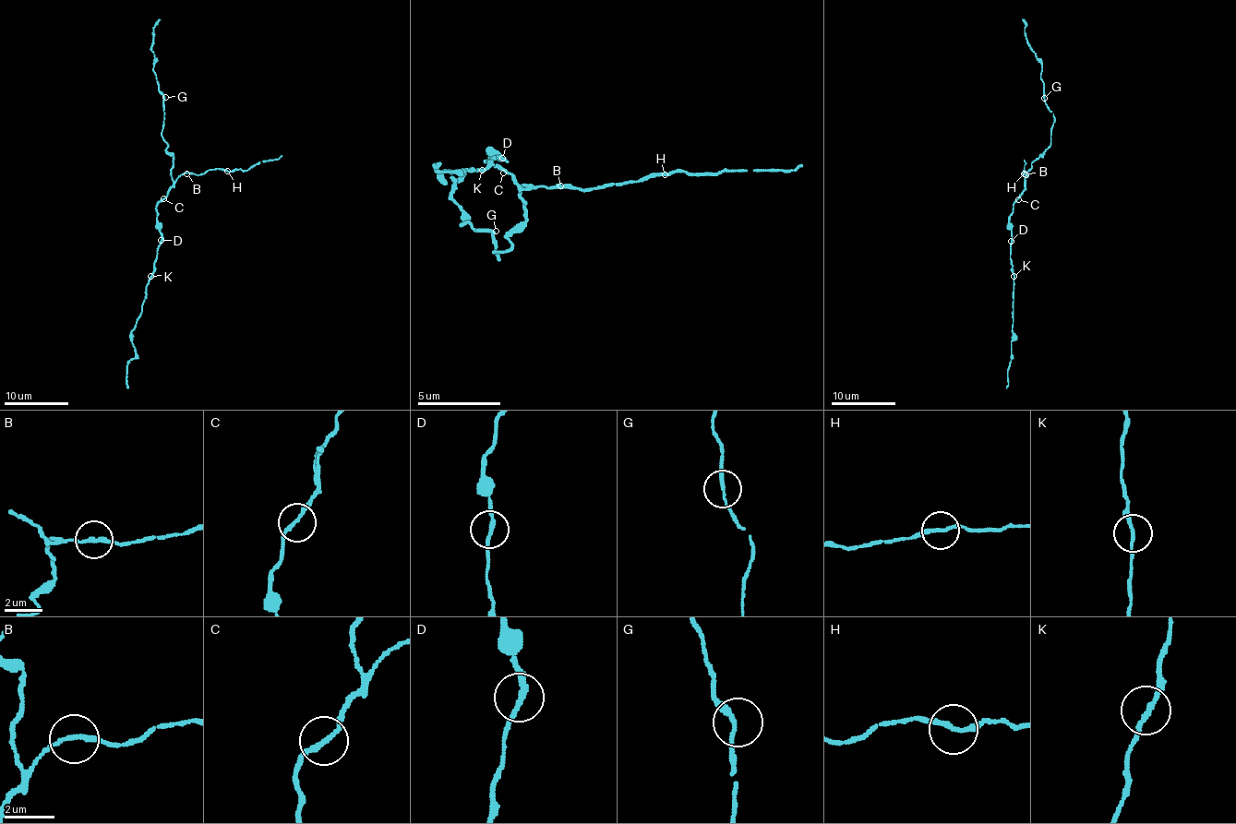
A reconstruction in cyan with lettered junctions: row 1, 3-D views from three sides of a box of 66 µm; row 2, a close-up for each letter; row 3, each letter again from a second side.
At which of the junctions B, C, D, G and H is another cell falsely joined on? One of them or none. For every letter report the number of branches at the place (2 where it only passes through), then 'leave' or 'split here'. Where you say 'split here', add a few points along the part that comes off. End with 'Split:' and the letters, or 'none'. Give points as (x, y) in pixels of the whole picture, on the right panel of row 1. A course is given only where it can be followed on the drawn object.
B: 2 branches meet; leave
C: 2 branches meet; leave
D: 2 branches meet; leave
G: 2 branches meet; leave
H: 2 branches meet; leave
Split: none

